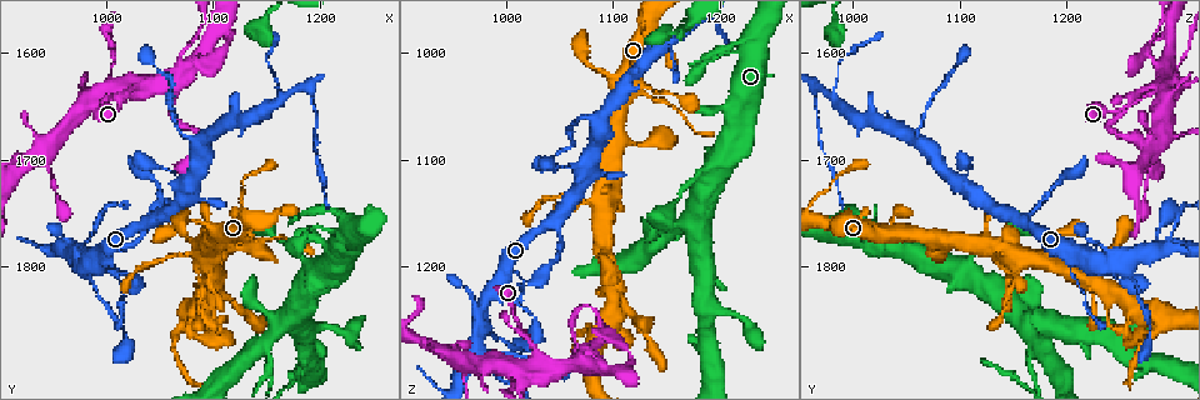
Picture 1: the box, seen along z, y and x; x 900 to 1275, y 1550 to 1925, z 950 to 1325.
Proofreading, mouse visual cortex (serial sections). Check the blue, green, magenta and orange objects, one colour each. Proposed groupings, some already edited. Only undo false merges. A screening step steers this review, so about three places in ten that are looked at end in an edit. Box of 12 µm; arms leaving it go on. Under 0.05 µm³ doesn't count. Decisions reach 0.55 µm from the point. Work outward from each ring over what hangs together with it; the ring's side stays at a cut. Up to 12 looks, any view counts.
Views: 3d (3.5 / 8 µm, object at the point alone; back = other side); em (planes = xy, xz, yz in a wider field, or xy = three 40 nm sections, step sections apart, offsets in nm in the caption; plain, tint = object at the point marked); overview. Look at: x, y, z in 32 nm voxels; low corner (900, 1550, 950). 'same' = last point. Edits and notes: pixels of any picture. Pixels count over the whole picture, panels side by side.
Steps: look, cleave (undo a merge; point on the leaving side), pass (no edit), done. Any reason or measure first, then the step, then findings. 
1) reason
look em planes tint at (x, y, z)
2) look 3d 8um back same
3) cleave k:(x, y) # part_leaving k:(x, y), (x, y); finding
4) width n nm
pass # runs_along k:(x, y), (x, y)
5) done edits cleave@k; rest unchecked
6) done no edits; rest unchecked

looks like a crossing
look 3d 8um at (960, 1674, 1292)

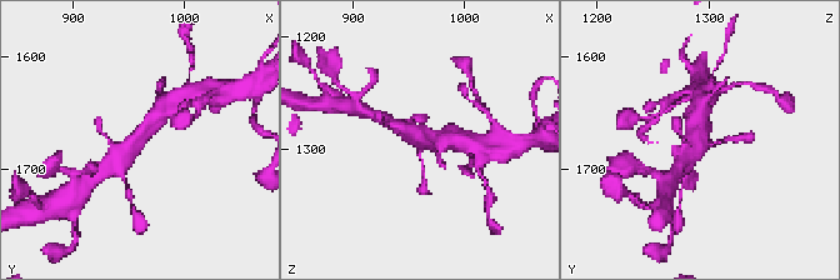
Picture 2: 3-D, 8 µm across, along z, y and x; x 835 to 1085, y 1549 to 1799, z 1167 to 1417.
look 3d 3.5um back at (962, 1676, 1290)

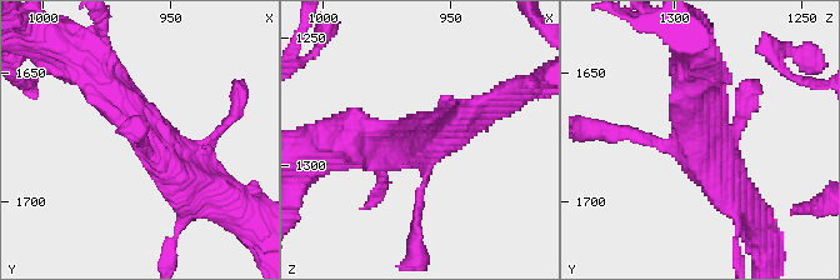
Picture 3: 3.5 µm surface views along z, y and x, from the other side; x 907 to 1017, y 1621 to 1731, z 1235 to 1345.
arms 4; arm_widths 150, 300, 450, 450 nm; need the tissue
look em xy step 3 tint at (960, 1675, 1293)

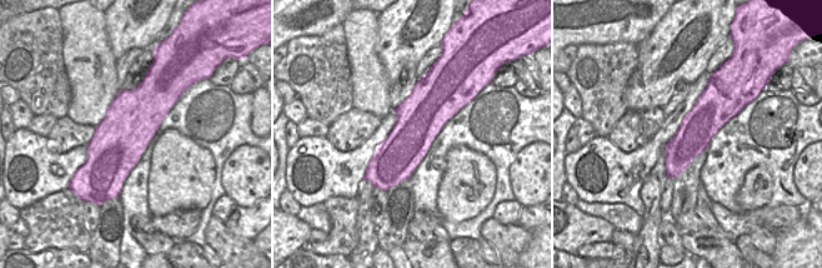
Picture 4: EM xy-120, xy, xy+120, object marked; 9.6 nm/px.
pass # runs_along 3:(89, 69), (143, 138), (204, 184); one cell here

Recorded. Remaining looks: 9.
small branch off a trunk
look 3d 8um at (1058, 1628, 1290)

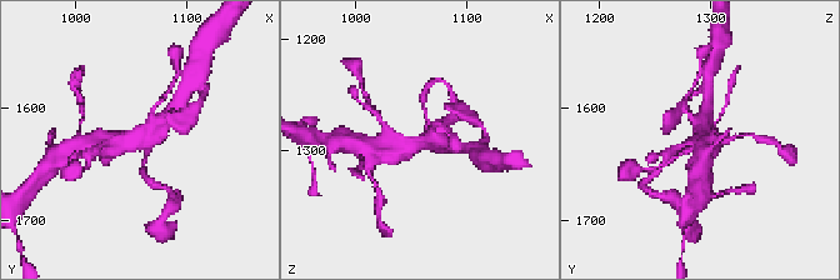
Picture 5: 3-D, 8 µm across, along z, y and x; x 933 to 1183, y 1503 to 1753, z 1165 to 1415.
look 3d 3.5um at (1054, 1630, 1292)

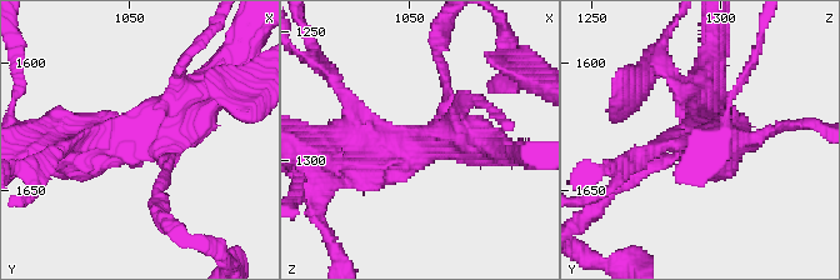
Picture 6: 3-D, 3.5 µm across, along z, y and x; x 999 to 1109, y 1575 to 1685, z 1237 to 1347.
arms 3; arm_widths 150, 400, 400 nm
look em xy step 1 tint at (1056, 1628, 1291)

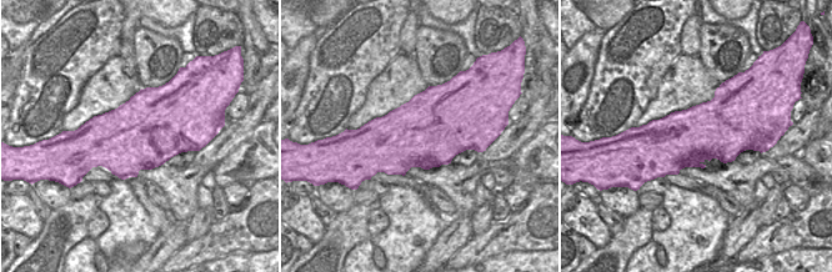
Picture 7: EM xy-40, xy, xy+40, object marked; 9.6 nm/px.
pass # runs_along 6:(78, 144), (165, 129), (211, 79); all the same cell

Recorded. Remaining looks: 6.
abrupt turn
look 3d 3.5um back at (1078, 1670, 1236)

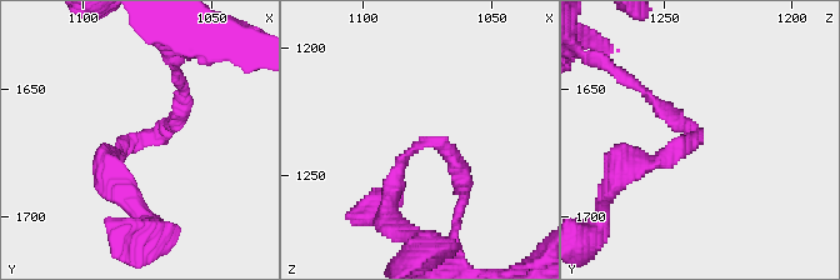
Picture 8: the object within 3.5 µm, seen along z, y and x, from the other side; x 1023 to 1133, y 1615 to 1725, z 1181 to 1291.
arm_widths 200, 200 nm; now the EM
look em xy step 5 tint at (1077, 1670, 1237)

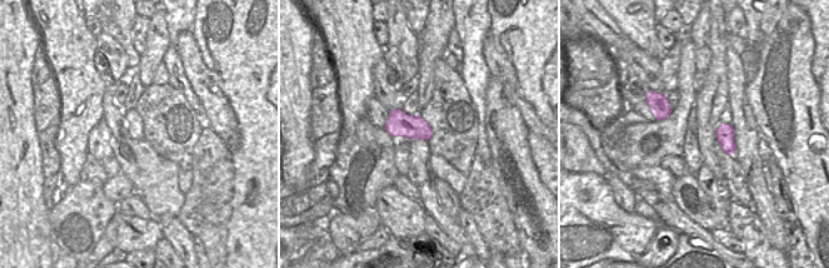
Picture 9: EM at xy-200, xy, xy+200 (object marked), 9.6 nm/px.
pass # runs_along 8:(183, 95), (171, 126), (109, 164); continuous, no second cell

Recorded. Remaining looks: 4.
small branch off a trunk
look em planes tint at (1148, 1876, 1172)

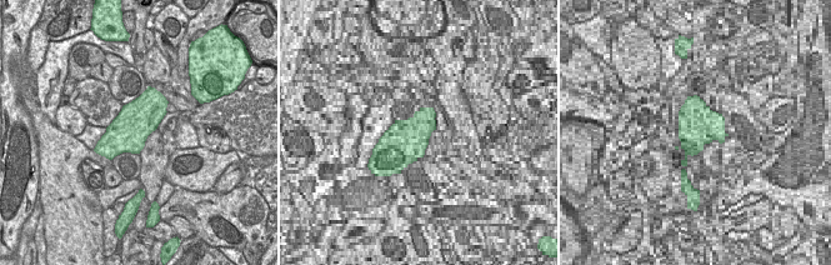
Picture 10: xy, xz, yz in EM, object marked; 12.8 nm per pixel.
look 3d 3.5um same

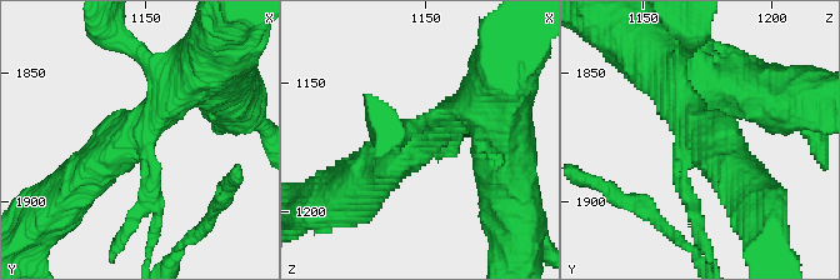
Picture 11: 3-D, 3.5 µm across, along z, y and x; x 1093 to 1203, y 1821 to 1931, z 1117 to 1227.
arms 3
cleave 11:(155, 205) # part_leaving 11:(148, 159), (155, 209), (148, 255); two cells meet here

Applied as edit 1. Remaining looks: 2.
done edits cleave@11; rest unchecked

